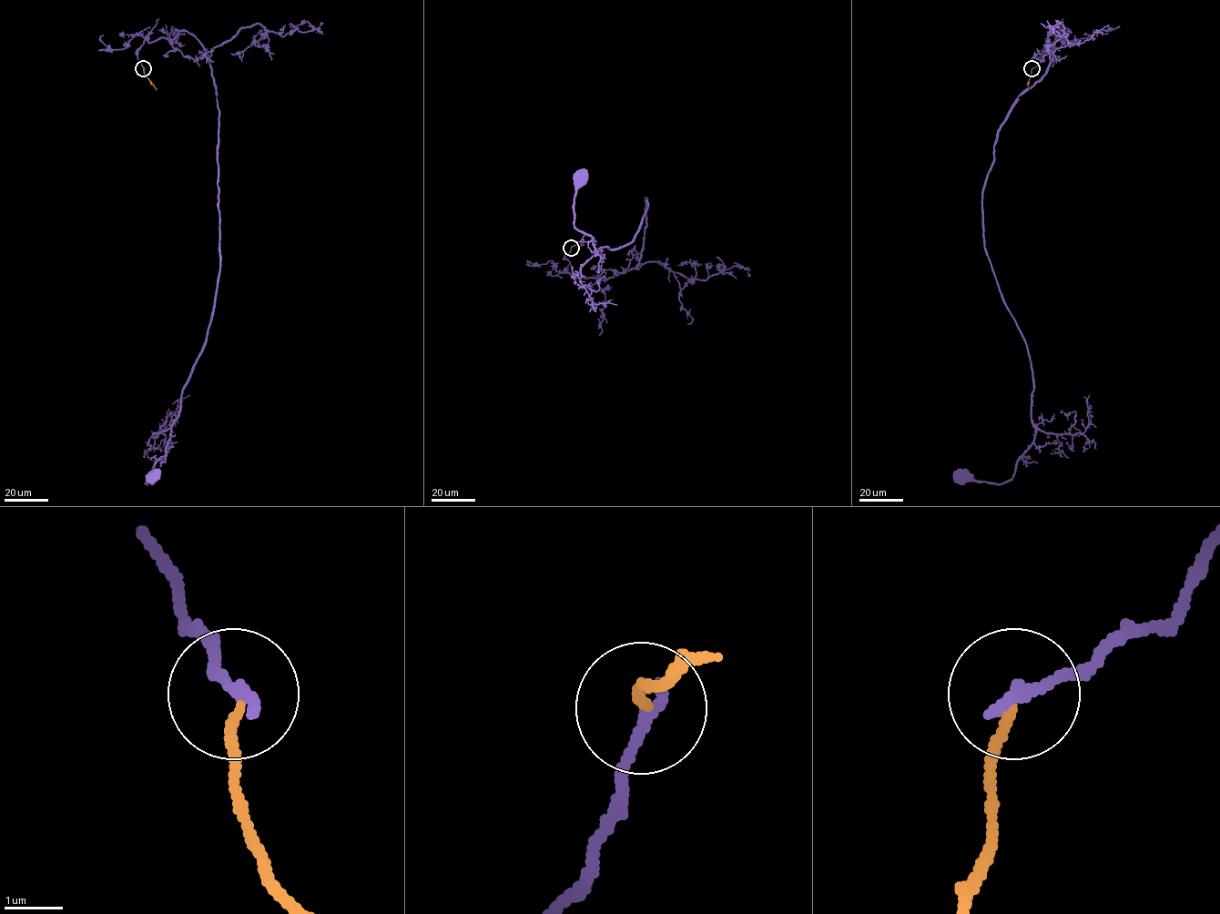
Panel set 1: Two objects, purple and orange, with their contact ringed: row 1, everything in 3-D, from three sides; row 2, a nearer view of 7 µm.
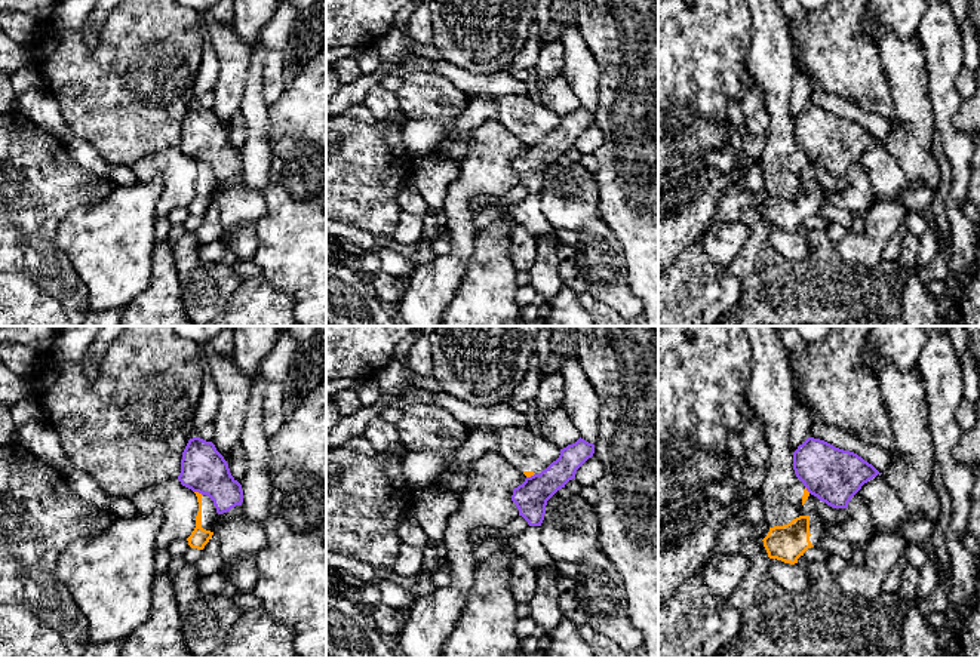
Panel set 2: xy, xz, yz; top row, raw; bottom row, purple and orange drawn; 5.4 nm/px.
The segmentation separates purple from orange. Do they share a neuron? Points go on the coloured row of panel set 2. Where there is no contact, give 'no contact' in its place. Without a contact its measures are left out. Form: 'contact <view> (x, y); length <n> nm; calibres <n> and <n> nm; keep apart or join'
contact xy (199, 492); length 50 nm; calibres 240 and 100 nm; keep apart

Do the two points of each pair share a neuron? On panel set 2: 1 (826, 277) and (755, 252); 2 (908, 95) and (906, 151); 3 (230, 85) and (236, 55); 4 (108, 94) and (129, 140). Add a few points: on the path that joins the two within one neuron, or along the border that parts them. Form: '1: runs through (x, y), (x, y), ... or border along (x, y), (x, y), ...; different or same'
1: runs through (808, 277), (780, 277), (773, 270); same
2: runs through (914, 108), (915, 138); same
3: runs through (232, 77), (233, 62); same
4: runs through (113, 105), (125, 120), (125, 128); same

